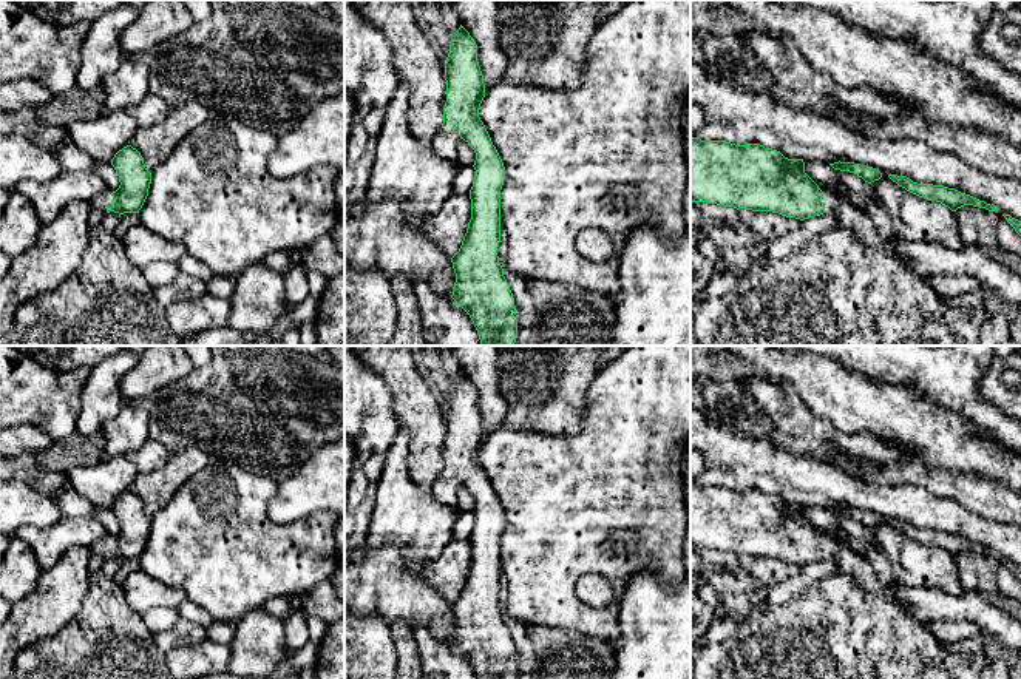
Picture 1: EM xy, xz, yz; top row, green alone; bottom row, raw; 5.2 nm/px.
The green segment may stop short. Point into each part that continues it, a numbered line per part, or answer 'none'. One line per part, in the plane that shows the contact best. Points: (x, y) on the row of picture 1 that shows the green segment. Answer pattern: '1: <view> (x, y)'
1: xy (98, 206)

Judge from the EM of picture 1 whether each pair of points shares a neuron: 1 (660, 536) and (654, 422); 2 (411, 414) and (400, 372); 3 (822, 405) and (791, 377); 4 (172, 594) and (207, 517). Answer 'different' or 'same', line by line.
1: same
2: same
3: same
4: different

